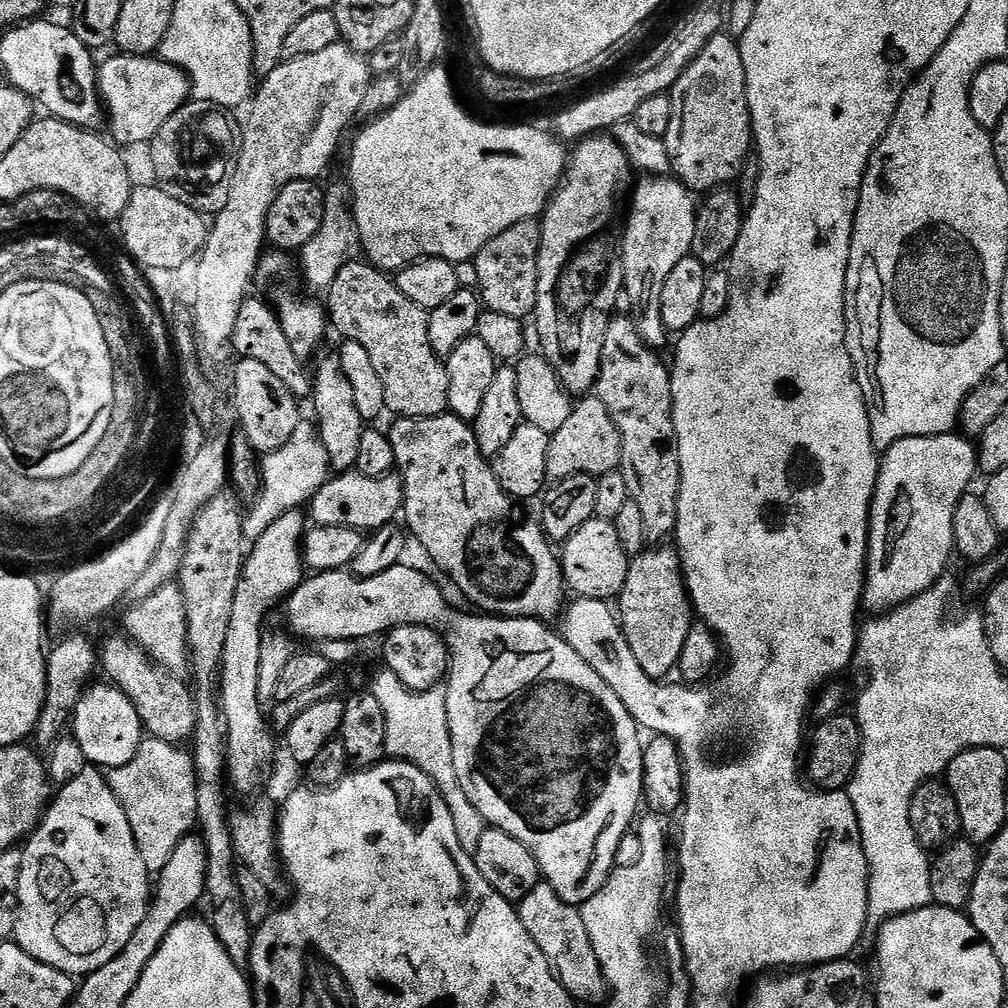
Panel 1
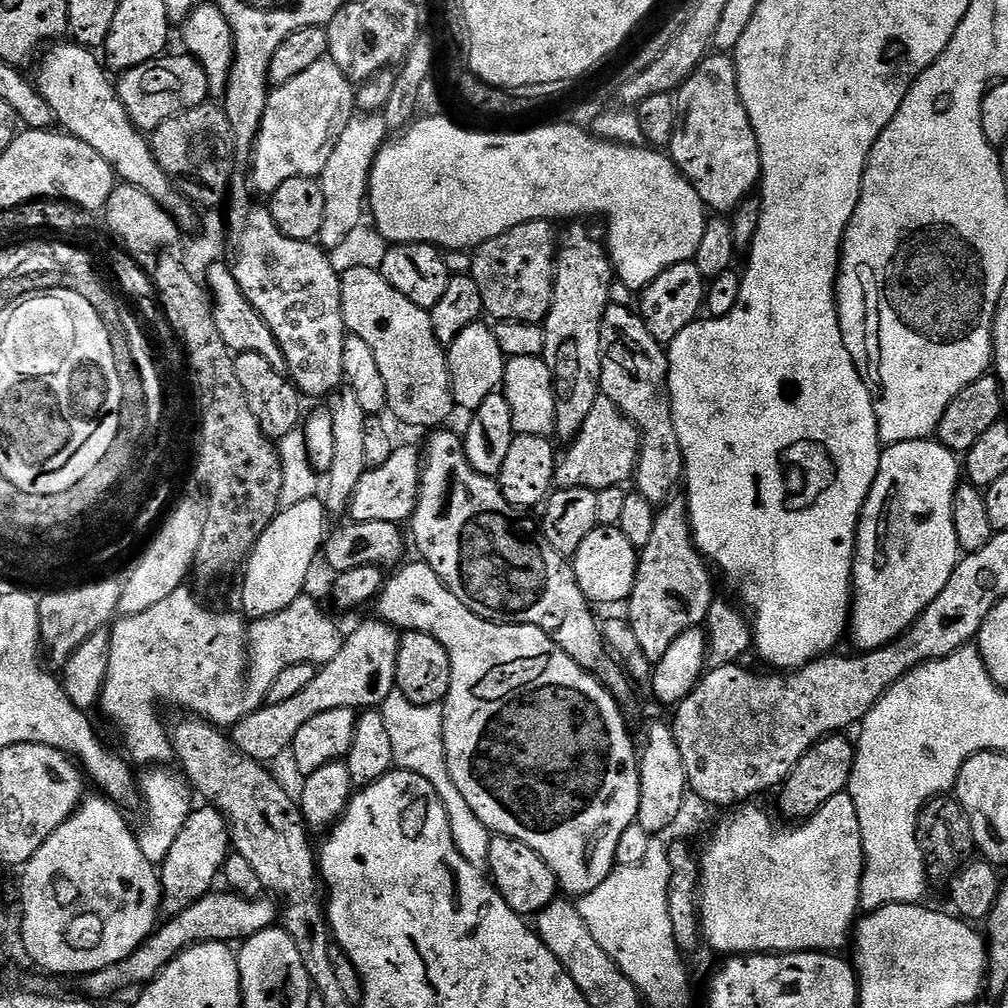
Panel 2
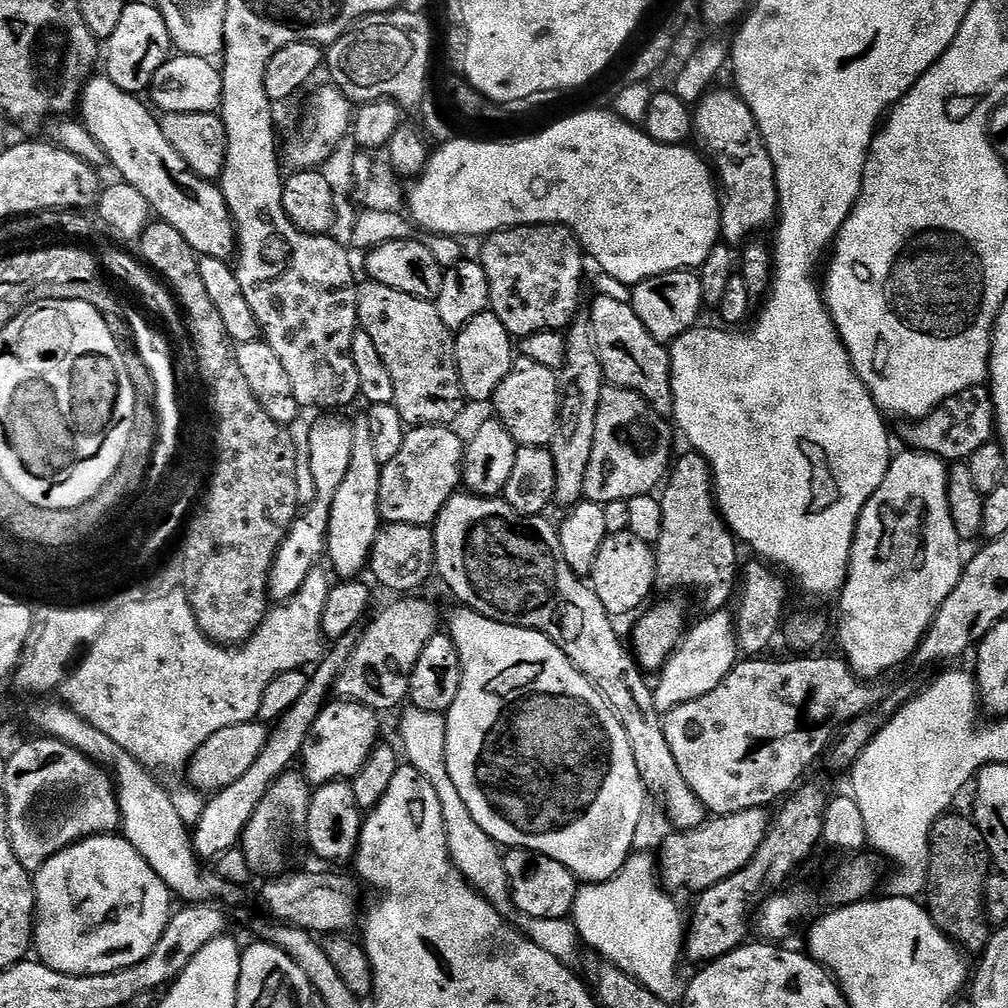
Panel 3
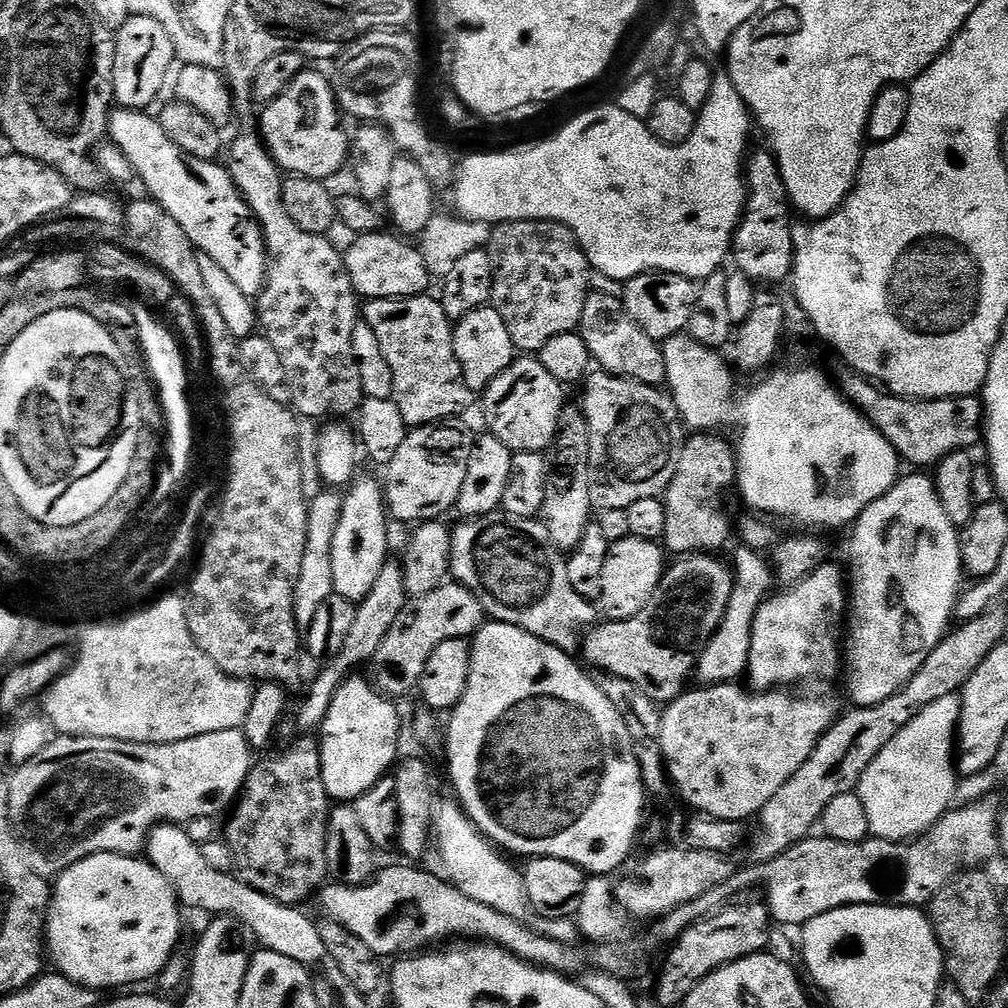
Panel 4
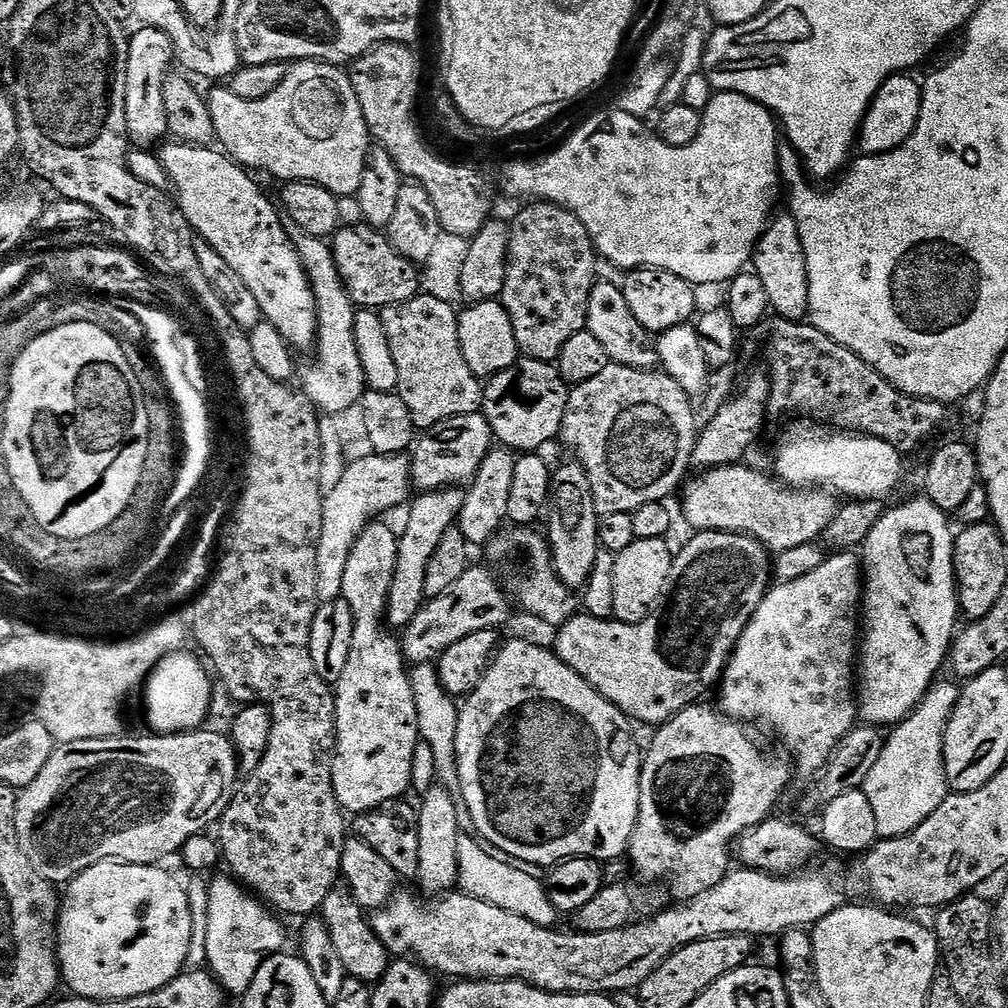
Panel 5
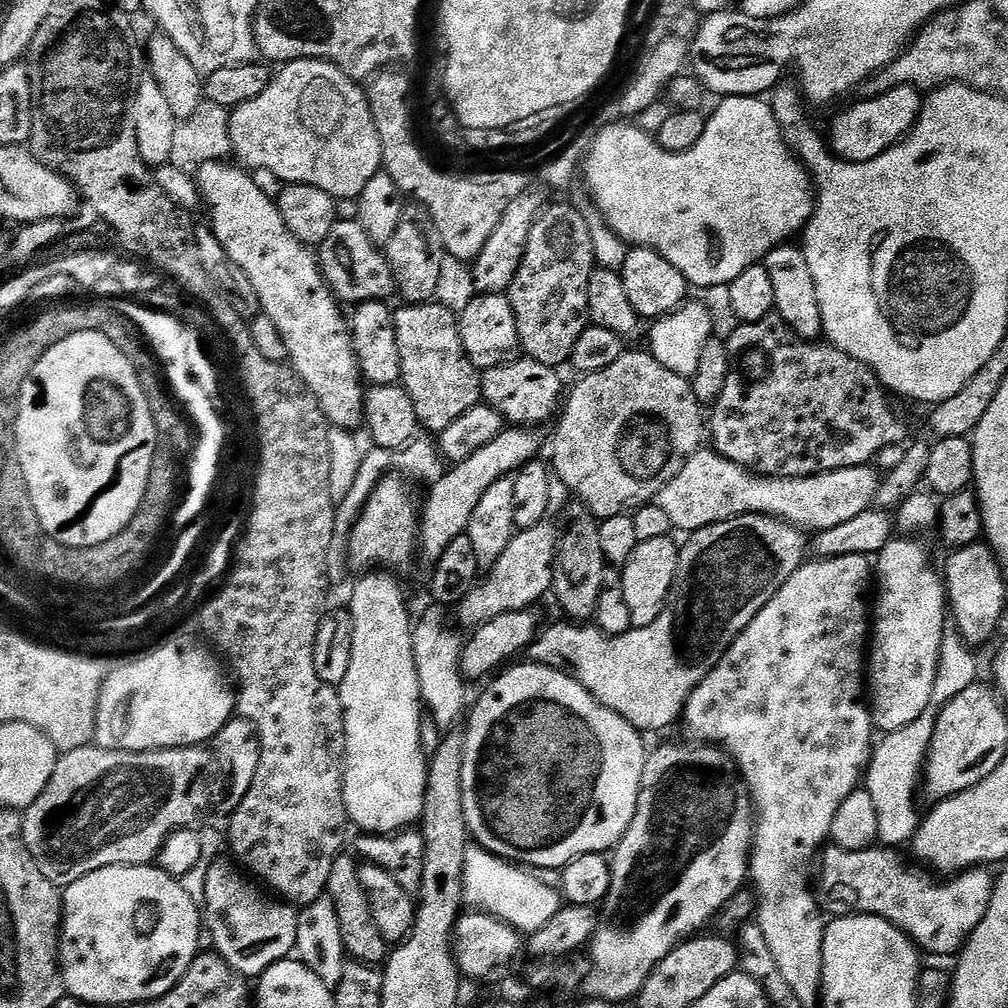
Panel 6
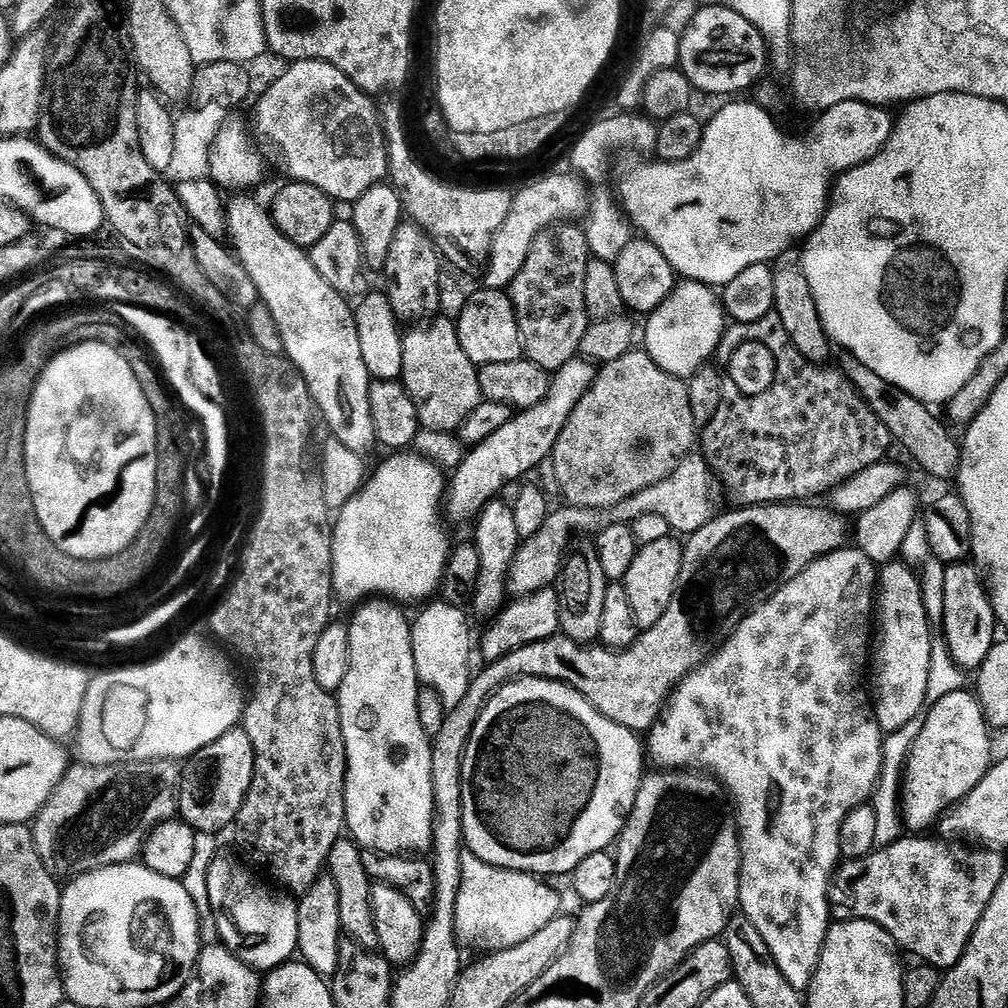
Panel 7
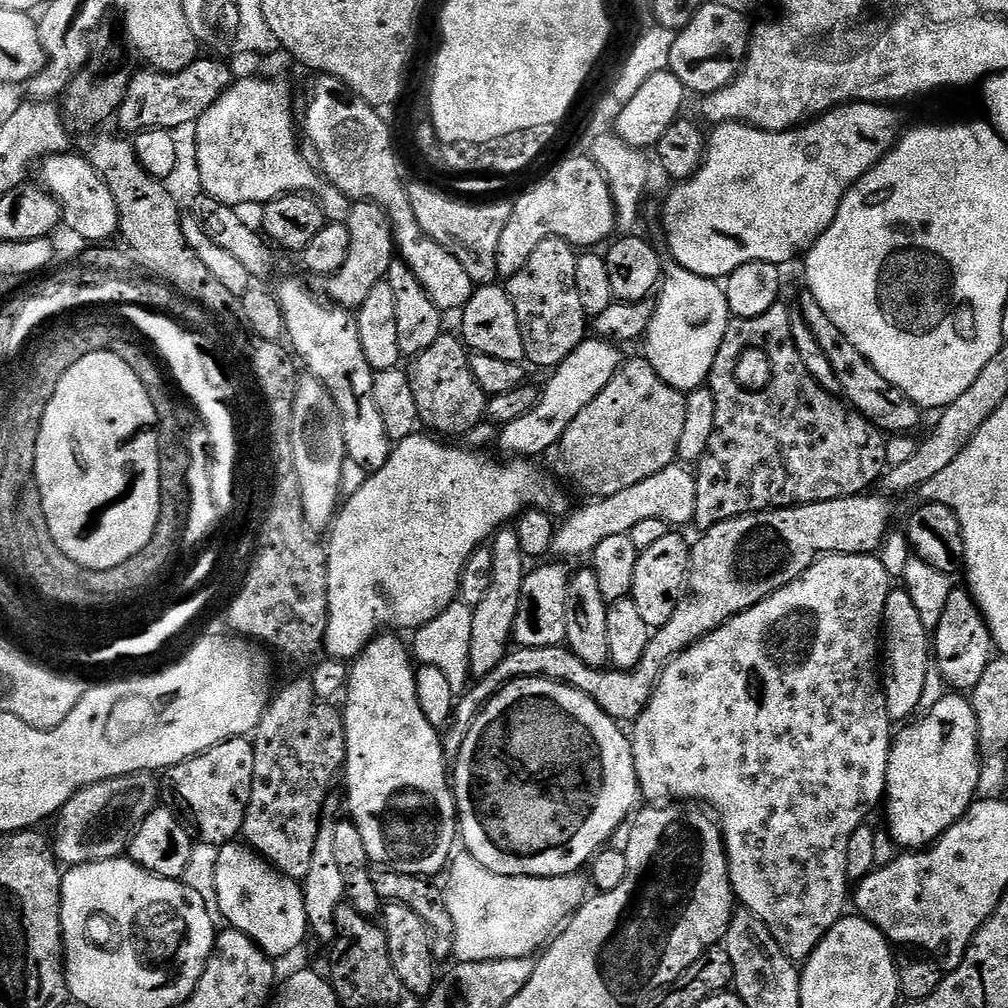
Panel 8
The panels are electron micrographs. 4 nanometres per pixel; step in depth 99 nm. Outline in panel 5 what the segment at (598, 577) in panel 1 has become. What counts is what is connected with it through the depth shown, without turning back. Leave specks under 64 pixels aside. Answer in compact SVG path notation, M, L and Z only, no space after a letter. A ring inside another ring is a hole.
M667 539L636 540L626 550L616 553L614 562L614 617L621 624L641 624L663 601L674 559Z

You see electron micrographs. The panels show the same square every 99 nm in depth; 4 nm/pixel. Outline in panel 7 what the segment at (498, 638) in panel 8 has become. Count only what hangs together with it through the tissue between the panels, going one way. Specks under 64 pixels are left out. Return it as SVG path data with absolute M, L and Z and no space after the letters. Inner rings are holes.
M500 498L491 500L480 511L480 515L474 524L476 527L474 543L478 550L478 559L482 562L482 570L478 570L478 590L474 594L470 608L473 613L476 611L484 619L484 622L499 616L500 611L506 607L506 601L510 596L508 571L512 568L516 551L522 543L518 534L518 526L514 522L514 510L511 503L505 502L503 504L502 501L503 499Z

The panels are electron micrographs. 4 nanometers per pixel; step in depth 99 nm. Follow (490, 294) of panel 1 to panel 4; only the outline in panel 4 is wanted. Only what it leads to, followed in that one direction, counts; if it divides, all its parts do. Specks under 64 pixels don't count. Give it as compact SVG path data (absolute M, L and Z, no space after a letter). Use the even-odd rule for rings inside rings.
M505 220L495 225L486 251L492 258L490 304L498 310L498 314L502 314L502 322L506 322L506 330L510 330L517 353L538 354L550 338L579 329L594 269L578 238L566 225L553 220Z

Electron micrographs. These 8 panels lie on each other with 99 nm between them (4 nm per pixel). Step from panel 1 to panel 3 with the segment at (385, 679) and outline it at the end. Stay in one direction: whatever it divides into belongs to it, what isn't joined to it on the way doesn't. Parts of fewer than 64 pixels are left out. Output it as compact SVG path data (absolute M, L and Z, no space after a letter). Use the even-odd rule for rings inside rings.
M411 706L405 707L403 712L404 717L400 720L400 740L404 743L402 756L428 779L430 786L434 786L434 794L438 794L438 802L442 802L442 818L446 822L446 842L452 864L468 879L474 891L488 899L503 916L511 917L514 912L512 883L506 874L501 845L492 840L478 822L474 822L474 814L466 810L466 802L462 802L462 794L458 794L458 786L454 786L454 778L450 778L450 770L446 766L447 719L441 713Z

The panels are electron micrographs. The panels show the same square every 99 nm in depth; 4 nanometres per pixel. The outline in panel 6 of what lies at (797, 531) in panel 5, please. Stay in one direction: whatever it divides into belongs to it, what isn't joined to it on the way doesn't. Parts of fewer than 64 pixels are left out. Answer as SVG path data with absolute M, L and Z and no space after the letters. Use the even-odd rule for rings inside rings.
M701 450L662 486L654 503L670 518L673 529L681 528L684 534L749 514L773 516L805 533L815 534L867 511L873 505L874 494L878 494L881 479L881 473L872 466L817 472L815 476L758 476L711 450Z

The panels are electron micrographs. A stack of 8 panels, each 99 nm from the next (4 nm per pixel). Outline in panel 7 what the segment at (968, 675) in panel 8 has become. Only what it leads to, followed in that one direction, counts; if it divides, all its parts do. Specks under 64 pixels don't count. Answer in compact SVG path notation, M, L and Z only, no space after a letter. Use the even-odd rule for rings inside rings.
M972 562L963 564L950 564L945 567L944 573L944 604L942 614L944 615L944 638L943 647L948 647L948 656L960 668L965 668L969 674L975 673L986 662L986 654L990 654L992 647L998 639L998 625L996 615L992 609L992 600L988 596L986 581L977 565Z

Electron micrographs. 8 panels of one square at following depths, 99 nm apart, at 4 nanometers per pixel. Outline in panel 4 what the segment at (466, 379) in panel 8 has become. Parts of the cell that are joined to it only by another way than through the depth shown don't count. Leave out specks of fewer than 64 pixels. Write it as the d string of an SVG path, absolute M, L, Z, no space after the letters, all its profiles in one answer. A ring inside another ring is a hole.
M432 294L411 296L405 300L394 298L378 298L369 300L362 308L363 323L374 330L378 337L378 346L382 346L382 354L390 366L390 374L394 374L394 394L398 410L402 410L402 418L409 429L420 428L423 424L436 424L440 420L463 417L464 411L471 406L474 394L464 381L464 371L454 354L453 321L448 319L443 303Z

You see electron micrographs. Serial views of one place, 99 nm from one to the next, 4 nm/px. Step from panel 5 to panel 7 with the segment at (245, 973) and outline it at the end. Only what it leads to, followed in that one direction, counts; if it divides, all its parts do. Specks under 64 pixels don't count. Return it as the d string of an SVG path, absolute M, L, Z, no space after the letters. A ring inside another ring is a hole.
M220 850L210 863L208 906L212 908L218 926L219 943L257 972L267 974L297 955L297 901L290 898L287 891L277 890L271 883L263 884L251 872L253 869L239 855L236 856Z

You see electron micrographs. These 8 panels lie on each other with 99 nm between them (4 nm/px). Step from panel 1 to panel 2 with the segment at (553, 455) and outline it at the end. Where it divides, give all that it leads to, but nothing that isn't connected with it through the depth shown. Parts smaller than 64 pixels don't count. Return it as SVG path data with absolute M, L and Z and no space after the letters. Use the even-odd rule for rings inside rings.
M600 395L594 402L594 410L590 418L582 426L582 430L571 441L568 453L559 457L556 465L557 489L591 488L598 493L604 488L618 488L628 483L636 475L636 463L640 457L639 428L618 405L610 402L610 398Z

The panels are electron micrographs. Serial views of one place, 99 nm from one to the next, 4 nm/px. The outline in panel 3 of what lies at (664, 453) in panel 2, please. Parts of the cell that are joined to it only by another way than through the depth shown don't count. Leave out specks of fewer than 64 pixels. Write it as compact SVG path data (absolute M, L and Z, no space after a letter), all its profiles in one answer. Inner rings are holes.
M597 295L592 304L592 309L586 317L592 330L592 341L596 344L596 353L600 359L600 365L604 371L604 379L609 385L617 388L625 388L631 392L637 392L642 398L646 398L648 405L655 412L668 414L672 412L672 358L669 349L659 340L655 340L642 326L642 318L634 314L631 303L618 302L617 299Z

